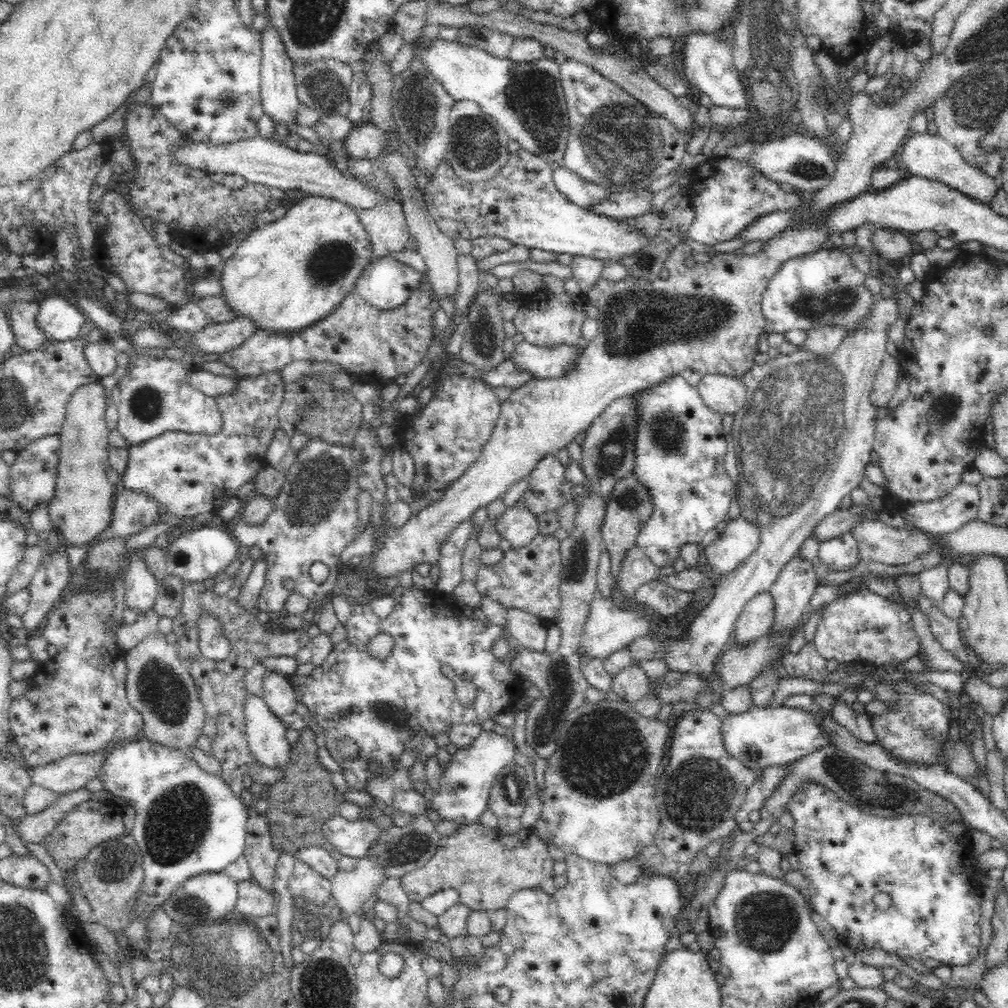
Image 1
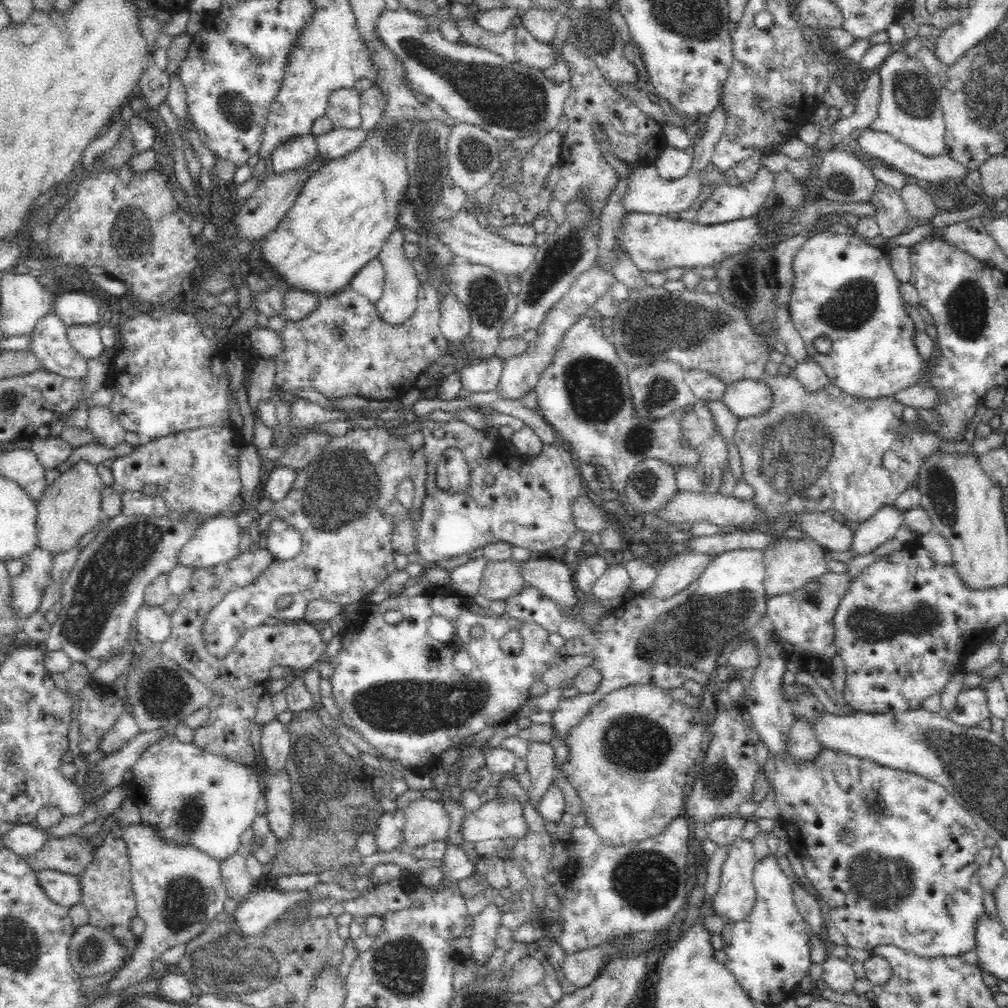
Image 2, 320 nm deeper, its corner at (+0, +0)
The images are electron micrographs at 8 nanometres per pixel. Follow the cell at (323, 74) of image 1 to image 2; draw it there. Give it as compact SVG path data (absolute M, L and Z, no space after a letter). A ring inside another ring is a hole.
M337 88L330 93L328 97L325 115L332 121L333 128L361 128L361 114L360 114L361 96L358 90L352 88Z

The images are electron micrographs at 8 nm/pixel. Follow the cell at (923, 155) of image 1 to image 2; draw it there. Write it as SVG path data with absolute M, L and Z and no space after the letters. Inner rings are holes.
M894 51L882 62L880 74L880 104L878 106L878 118L870 123L871 129L887 132L890 136L908 144L912 149L922 154L933 157L945 154L945 120L943 110L938 97L942 88L940 74L928 71L923 63L915 56L910 56L906 51Z

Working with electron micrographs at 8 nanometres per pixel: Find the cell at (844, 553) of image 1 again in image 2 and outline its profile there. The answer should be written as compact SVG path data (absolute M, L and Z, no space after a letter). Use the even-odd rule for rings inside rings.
M884 504L870 518L860 523L853 533L850 552L868 554L894 537L905 521L906 510L898 509L895 504Z

